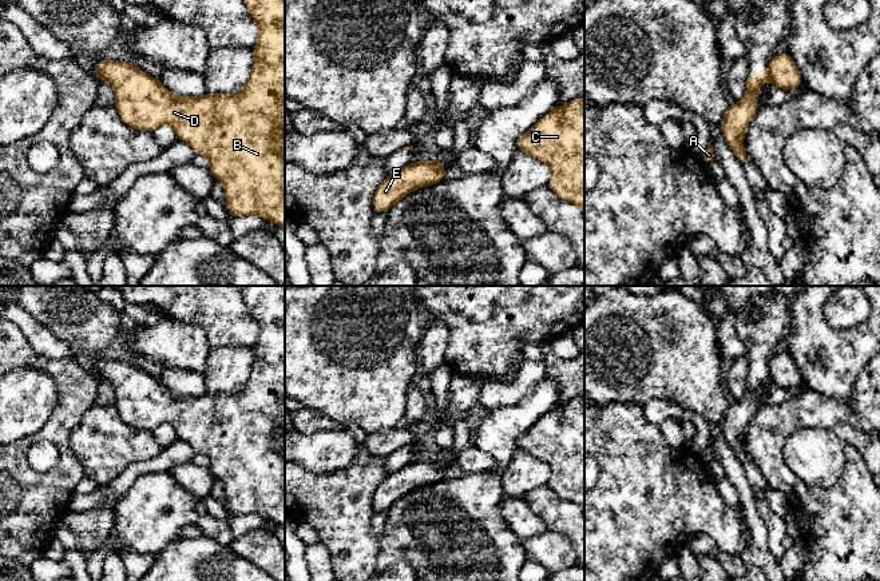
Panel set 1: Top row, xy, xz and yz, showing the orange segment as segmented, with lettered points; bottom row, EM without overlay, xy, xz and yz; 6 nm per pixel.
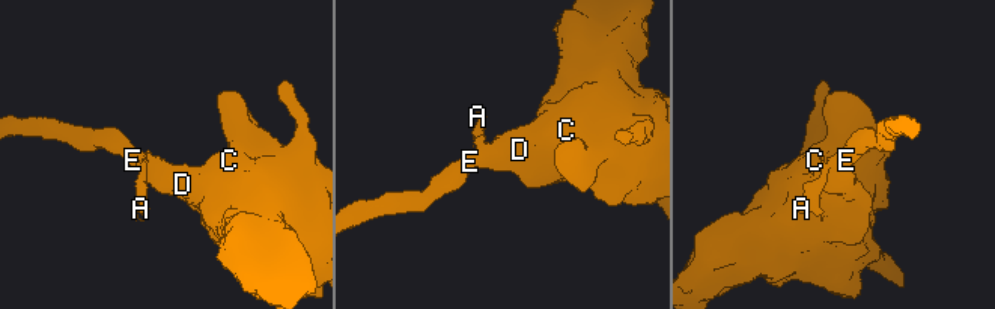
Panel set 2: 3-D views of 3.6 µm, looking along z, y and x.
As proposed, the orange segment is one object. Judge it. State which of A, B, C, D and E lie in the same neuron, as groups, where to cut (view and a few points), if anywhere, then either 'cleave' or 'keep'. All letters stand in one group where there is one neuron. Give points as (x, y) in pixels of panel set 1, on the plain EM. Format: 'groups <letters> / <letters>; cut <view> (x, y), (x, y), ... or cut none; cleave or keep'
groups A / B C D E; cut yz (768, 369), (769, 377); cleave

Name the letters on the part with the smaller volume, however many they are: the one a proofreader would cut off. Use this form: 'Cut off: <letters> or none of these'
Cut off: A

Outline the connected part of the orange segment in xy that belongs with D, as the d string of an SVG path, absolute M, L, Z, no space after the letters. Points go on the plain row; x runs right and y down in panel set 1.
M241 286L243 301L258 325L258 339L253 347L254 362L251 365L251 371L245 386L233 394L227 393L205 393L203 395L175 395L171 393L160 381L151 377L144 370L136 367L131 362L114 361L100 358L96 363L95 375L99 381L110 381L115 390L115 403L122 419L139 430L154 430L162 423L169 423L174 427L179 439L187 442L195 453L201 453L209 458L210 470L213 475L222 481L225 496L227 501L227 510L231 516L241 514L259 514L265 520L270 520L277 525L285 526L285 286Z

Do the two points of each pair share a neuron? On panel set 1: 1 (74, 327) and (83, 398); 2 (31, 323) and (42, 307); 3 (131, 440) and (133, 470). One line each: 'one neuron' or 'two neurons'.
1: two neurons
2: two neurons
3: two neurons

